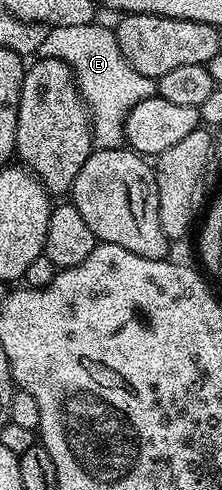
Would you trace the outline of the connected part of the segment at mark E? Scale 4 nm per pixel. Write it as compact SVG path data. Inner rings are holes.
M100 23L48 28L38 52L41 57L49 60L60 60L72 71L76 90L92 122L95 147L118 148L125 143L124 123L128 112L134 110L138 102L156 95L156 81L151 76L138 74L138 70L134 70L134 66L122 58L115 31L109 25L107 28Z

